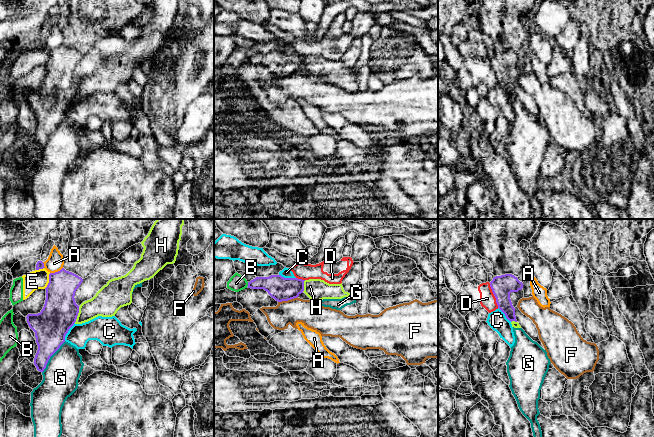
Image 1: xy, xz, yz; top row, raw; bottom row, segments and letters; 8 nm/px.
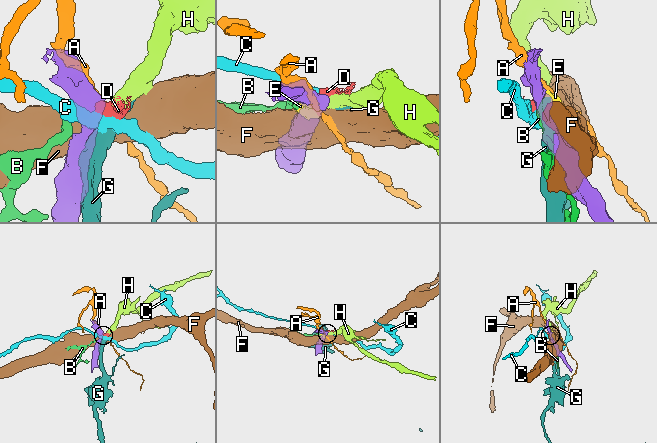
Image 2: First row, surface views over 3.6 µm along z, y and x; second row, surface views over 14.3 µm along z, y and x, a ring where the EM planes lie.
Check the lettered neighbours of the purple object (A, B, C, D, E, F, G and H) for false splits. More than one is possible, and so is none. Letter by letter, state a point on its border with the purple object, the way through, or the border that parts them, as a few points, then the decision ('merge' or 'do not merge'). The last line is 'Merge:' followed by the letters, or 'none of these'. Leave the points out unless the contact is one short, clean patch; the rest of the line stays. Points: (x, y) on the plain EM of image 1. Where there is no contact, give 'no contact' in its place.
A: xy (56, 48) | do not merge
B: xz (248, 60) | along xz (247, 58), (248, 61) | do not merge
C: xy (68, 106) | along xy (74, 98), (64, 116) | do not merge
D: yz (494, 71) | along yz (489, 59), (498, 83) | do not merge
E: xy (49, 57) | along xy (50, 49), (48, 60), (44, 64) | do not merge
F: xz (287, 76) | do not merge
G: xy (50, 132) | do not merge
H: xy (77, 91) | along xy (79, 83), (79, 88), (74, 98) | do not merge
Merge: none of these

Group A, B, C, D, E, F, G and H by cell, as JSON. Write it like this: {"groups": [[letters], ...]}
{"groups": [["A"], ["B", "E"], ["C"], ["D"], ["F"], ["G", "H"]]}

